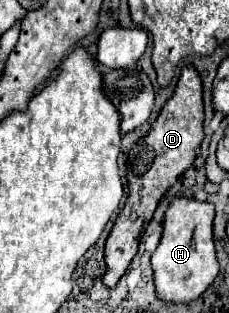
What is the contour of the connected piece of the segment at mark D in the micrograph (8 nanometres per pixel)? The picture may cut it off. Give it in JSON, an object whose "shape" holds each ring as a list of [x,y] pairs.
{"shape":[[[184,66],[178,86],[174,90],[174,96],[164,104],[156,122],[152,122],[152,130],[148,132],[148,136],[140,140],[138,144],[134,144],[134,148],[130,150],[130,156],[126,162],[126,178],[128,178],[130,194],[106,240],[104,286],[114,288],[118,280],[126,274],[128,264],[136,256],[140,234],[152,220],[160,198],[178,180],[178,176],[192,166],[196,158],[196,148],[200,146],[204,138],[202,122],[204,122],[204,106],[202,106],[200,76],[192,66]]]}

